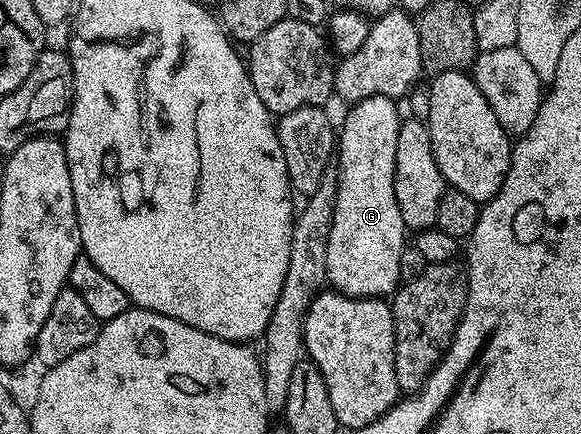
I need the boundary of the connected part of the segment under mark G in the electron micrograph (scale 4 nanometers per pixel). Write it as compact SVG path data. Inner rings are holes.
M369 96L354 103L337 130L337 161L339 187L332 227L329 228L327 279L334 289L351 298L381 298L394 295L401 279L401 252L405 249L403 237L409 234L397 208L395 191L395 161L397 160L397 132L401 113L394 101L385 96Z

